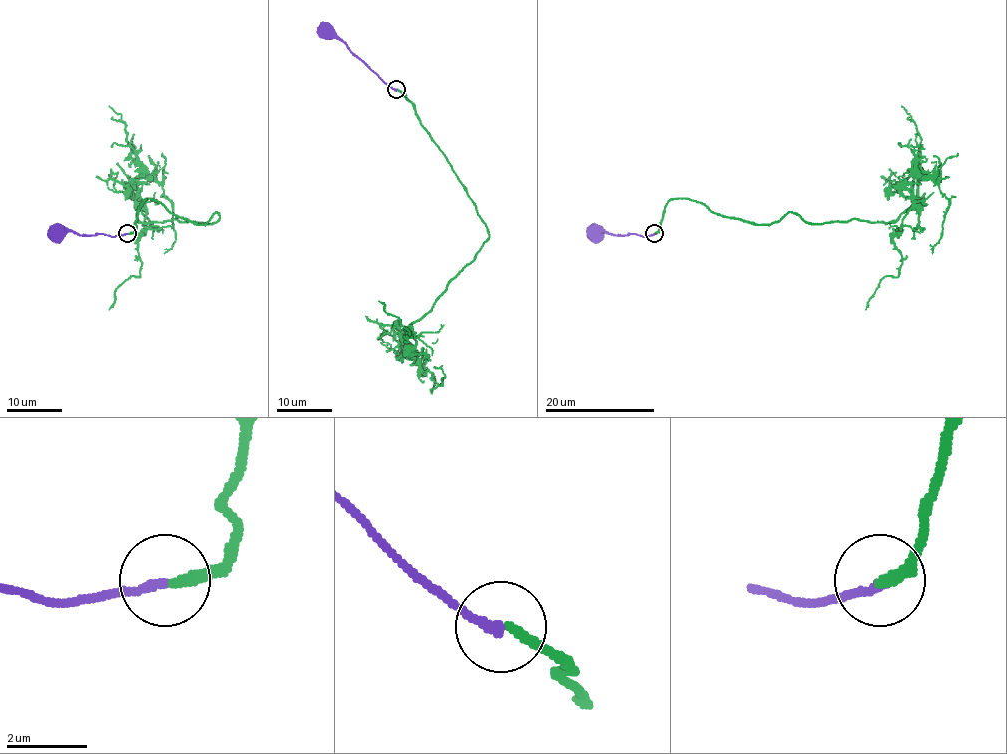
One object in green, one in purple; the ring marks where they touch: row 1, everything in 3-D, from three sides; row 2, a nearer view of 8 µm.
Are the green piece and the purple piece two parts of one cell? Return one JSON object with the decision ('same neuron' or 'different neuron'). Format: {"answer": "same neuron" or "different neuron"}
{"answer": "different neuron"}

